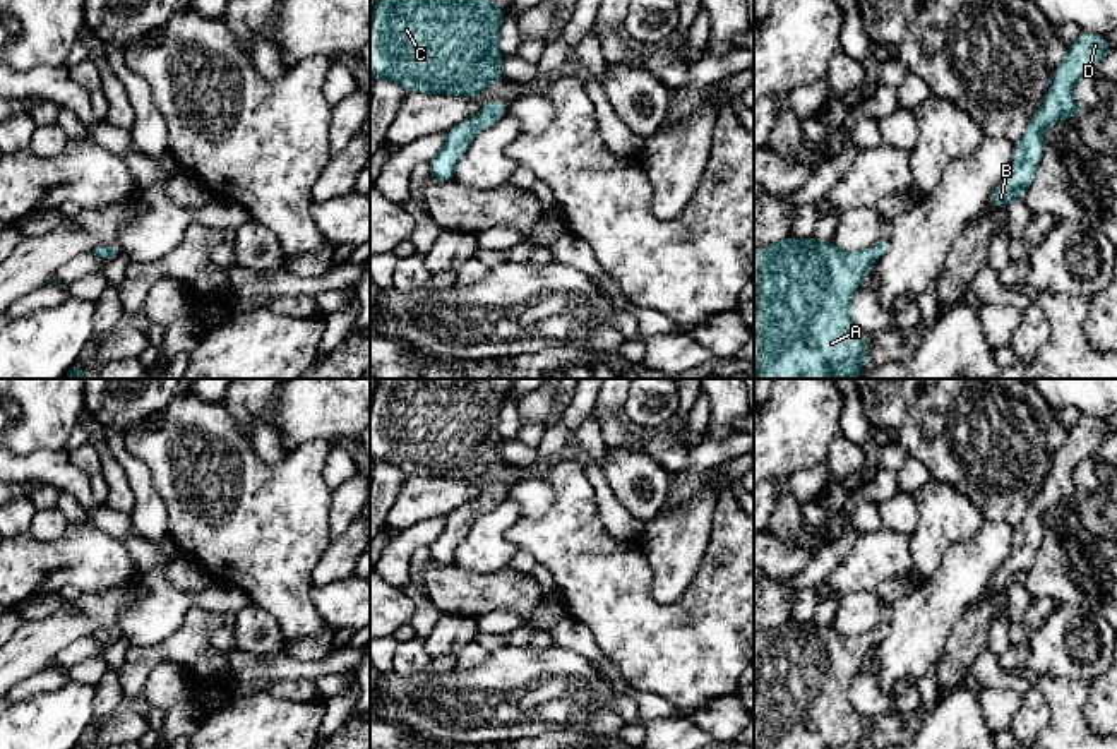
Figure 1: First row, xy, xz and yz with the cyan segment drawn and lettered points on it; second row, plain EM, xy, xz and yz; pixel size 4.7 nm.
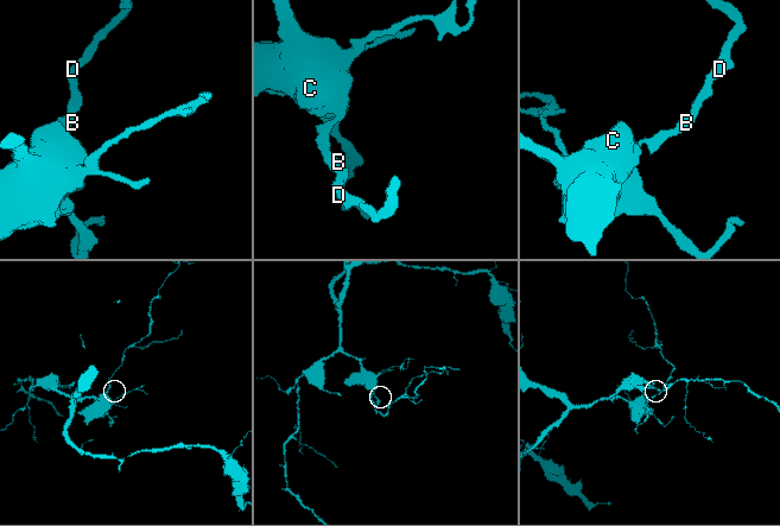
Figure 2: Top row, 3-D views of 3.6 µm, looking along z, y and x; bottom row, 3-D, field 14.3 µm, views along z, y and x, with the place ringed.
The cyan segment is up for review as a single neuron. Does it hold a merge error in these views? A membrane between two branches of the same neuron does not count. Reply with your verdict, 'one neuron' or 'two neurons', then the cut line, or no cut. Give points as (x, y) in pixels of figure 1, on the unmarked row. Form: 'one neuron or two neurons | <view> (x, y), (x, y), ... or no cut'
one neuron | no cut

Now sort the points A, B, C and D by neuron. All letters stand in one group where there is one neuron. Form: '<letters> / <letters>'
A B C D

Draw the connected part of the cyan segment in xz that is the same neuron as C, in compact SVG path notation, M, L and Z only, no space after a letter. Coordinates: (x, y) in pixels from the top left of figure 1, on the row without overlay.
M377 379L375 391L370 401L370 461L387 463L401 470L406 476L428 476L476 482L492 464L505 464L500 454L504 437L497 430L500 408L509 399L507 394L497 392L487 379Z

